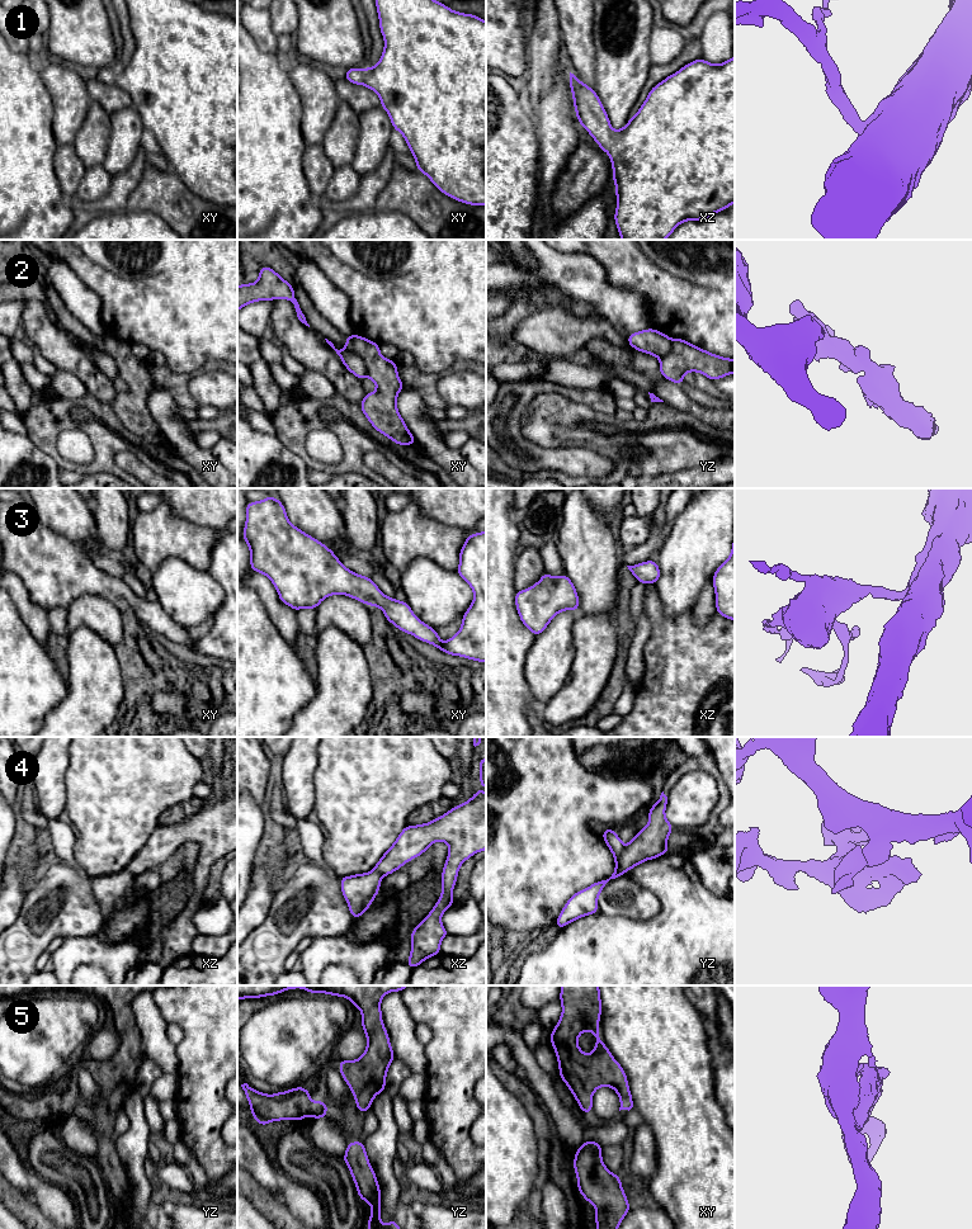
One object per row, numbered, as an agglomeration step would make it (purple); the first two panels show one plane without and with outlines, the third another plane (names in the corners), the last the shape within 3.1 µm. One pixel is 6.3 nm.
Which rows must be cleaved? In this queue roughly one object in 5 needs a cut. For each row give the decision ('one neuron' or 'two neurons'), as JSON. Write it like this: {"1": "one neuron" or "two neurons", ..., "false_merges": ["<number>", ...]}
{"1": "one neuron", "2": "two neurons", "3": "one neuron", "4": "two neurons", "5": "one neuron", "false_merges": ["2", "4"]}

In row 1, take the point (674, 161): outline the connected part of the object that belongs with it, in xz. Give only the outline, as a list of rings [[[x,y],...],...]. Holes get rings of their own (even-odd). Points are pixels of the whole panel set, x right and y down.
[[[735,56],[719,65],[713,65],[702,57],[686,63],[678,72],[653,86],[638,112],[631,117],[628,123],[618,131],[613,131],[609,117],[598,94],[586,84],[570,72],[570,89],[572,93],[575,113],[581,127],[584,127],[599,147],[607,152],[612,161],[613,181],[617,186],[617,209],[614,222],[622,240],[665,240],[674,230],[685,221],[703,221],[709,216],[722,212],[735,203]]]

